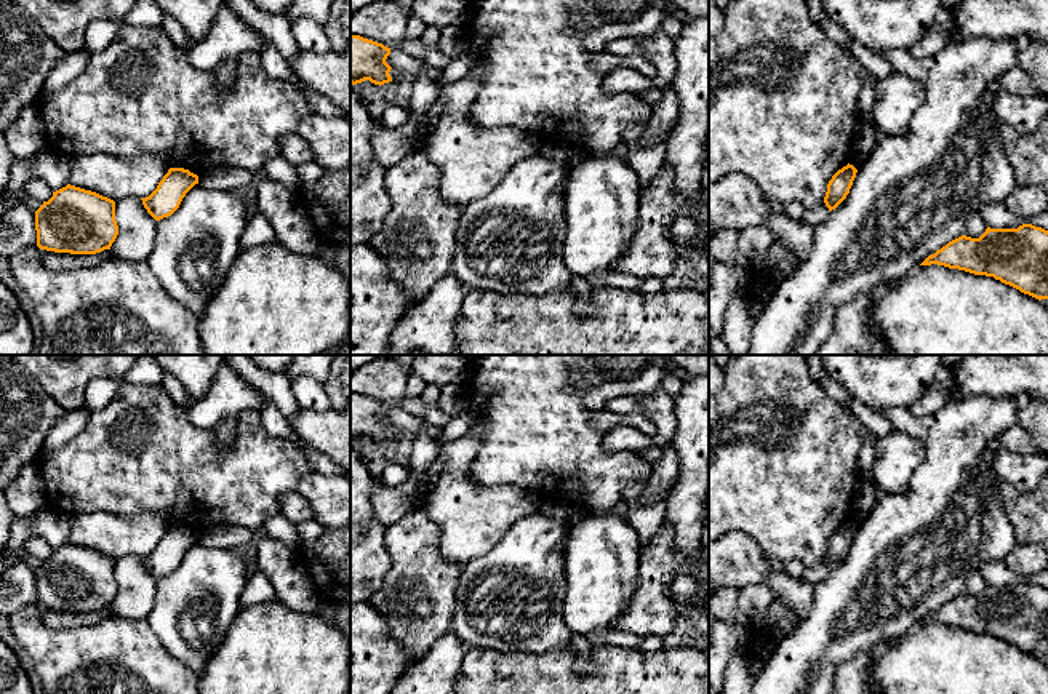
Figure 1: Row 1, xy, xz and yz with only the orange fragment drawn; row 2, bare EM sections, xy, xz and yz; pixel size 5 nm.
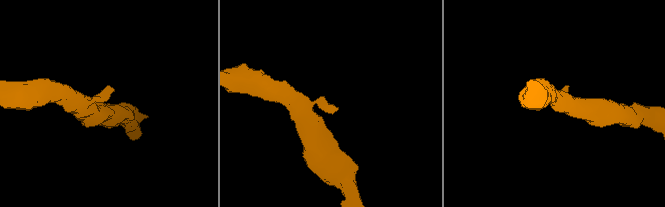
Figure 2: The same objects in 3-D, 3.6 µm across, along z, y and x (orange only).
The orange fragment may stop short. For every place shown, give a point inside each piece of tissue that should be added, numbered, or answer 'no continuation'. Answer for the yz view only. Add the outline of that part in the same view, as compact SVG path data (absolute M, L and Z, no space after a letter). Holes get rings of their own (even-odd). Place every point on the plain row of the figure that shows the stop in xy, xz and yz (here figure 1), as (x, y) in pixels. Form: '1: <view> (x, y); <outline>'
no continuation

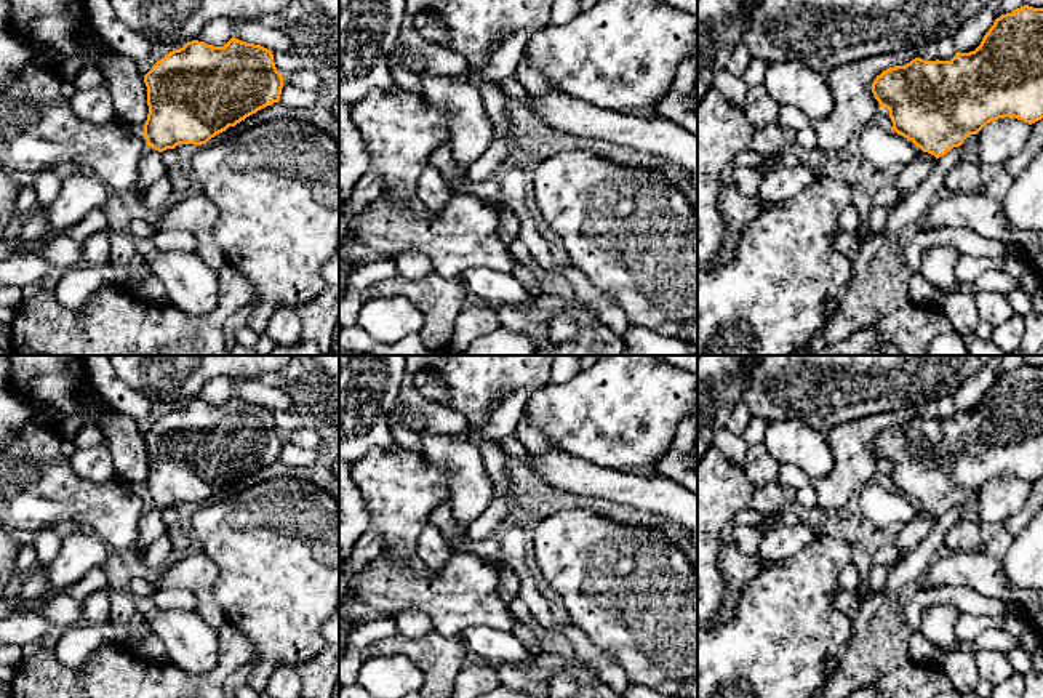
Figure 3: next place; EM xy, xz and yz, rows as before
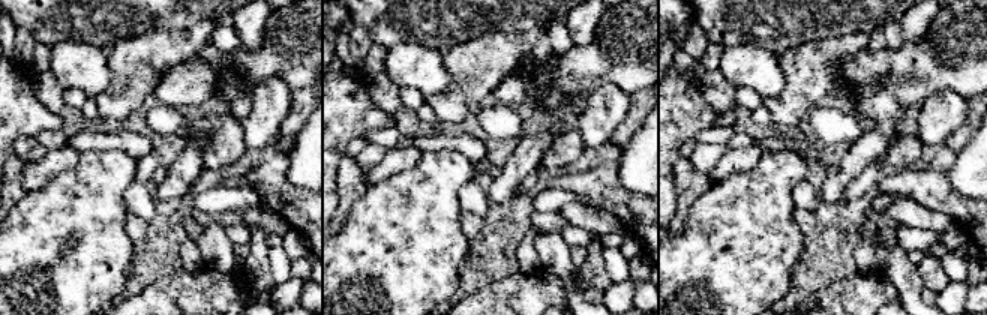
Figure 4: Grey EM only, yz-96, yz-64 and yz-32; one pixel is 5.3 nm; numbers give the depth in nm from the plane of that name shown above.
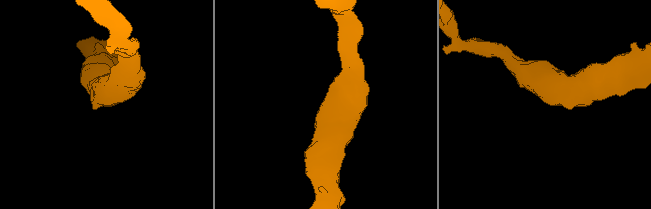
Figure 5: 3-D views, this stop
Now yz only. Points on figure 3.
1: yz (912, 533); M923 511L910 522L904 524L894 544L901 552L901 560L912 554L917 546L931 533L936 527L937 517L928 511Z

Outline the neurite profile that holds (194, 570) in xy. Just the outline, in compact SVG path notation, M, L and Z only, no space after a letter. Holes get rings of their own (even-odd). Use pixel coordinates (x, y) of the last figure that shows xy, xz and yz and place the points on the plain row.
M190 548L184 554L173 556L157 576L157 588L160 589L192 592L197 599L195 610L210 628L219 631L227 624L224 612L214 600L214 584L219 570L200 548Z

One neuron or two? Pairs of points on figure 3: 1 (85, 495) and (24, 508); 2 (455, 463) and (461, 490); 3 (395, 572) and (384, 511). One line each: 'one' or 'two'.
1: one
2: one
3: two

